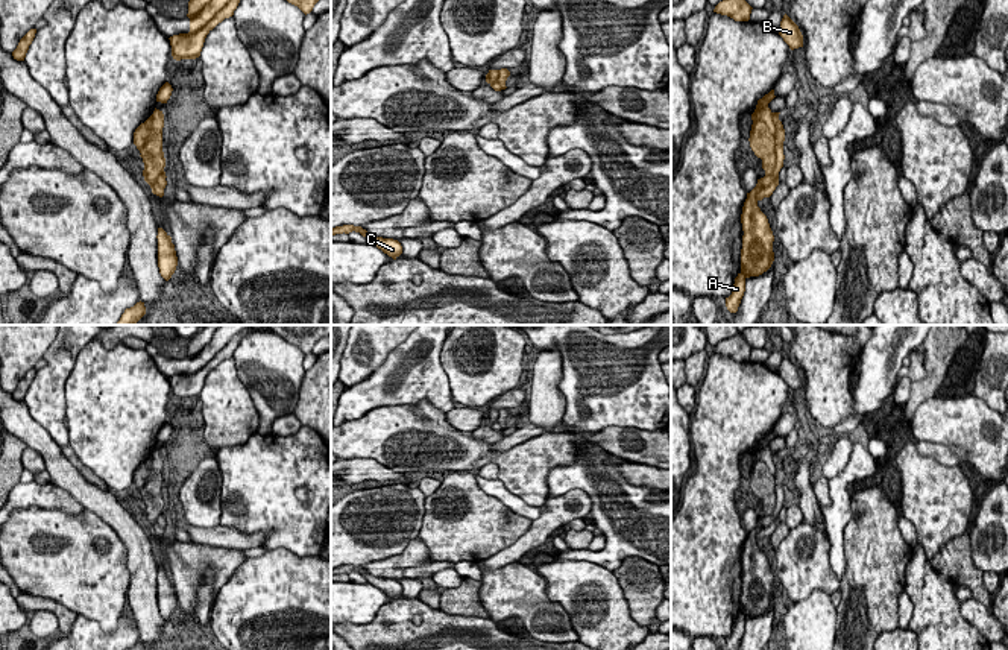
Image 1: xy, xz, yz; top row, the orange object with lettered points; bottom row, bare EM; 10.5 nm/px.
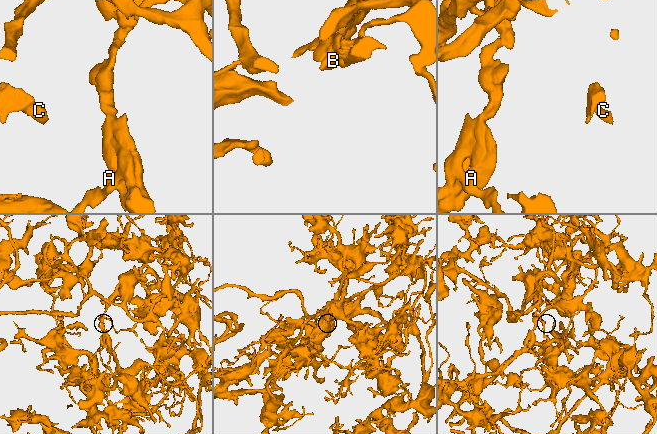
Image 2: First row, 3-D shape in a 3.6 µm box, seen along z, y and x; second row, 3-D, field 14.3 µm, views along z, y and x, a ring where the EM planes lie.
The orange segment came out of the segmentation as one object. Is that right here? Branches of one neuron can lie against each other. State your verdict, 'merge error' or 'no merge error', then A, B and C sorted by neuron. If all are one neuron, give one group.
no merge error; A B C

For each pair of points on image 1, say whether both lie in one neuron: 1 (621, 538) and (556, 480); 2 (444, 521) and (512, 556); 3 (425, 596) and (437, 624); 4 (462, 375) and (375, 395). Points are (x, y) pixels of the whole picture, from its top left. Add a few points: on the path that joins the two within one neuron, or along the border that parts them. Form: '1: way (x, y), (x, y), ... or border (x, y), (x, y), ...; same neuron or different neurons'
1: way (621, 515), (588, 480), (579, 480); same neuron
2: border (529, 529), (513, 542), (483, 559); different neurons
3: border (418, 599), (437, 609); different neurons
4: border (442, 343), (440, 366), (454, 401); different neurons

